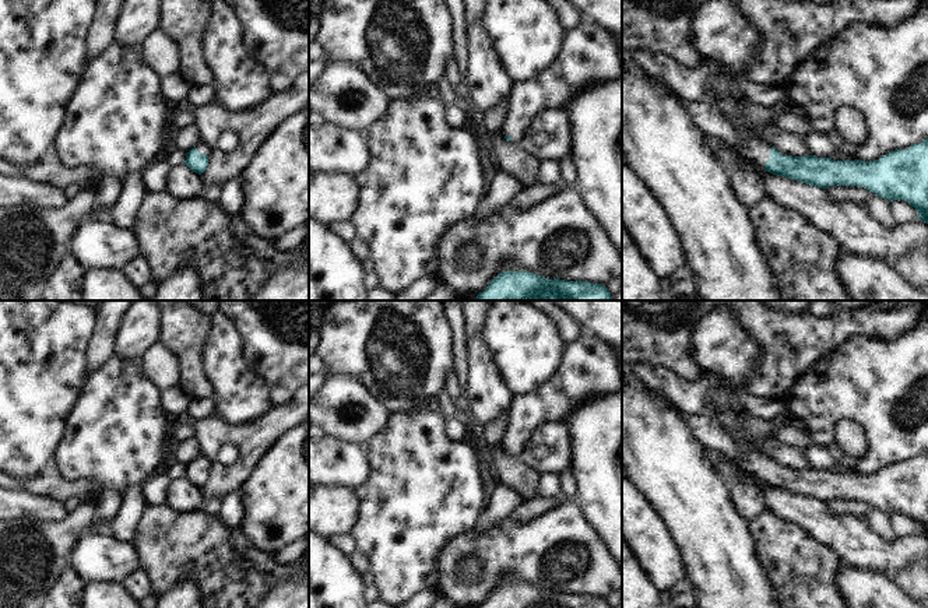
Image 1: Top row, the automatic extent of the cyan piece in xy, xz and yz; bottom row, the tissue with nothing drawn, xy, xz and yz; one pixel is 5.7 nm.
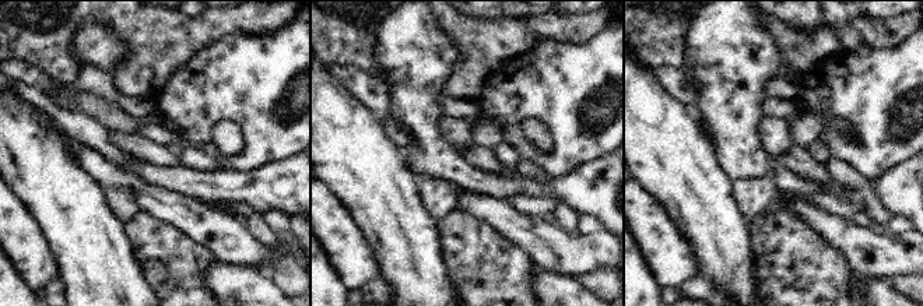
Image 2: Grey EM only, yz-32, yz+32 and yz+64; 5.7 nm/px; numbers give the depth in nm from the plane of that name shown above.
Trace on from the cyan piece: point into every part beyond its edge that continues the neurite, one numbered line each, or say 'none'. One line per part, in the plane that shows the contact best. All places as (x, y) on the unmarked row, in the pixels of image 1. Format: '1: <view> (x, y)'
1: yz (723, 348)

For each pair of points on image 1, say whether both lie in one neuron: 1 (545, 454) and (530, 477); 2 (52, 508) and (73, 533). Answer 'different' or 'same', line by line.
1: different
2: different

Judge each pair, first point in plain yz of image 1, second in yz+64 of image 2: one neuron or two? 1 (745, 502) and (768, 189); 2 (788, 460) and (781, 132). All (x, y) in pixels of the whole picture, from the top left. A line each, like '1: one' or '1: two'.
1: one
2: two

